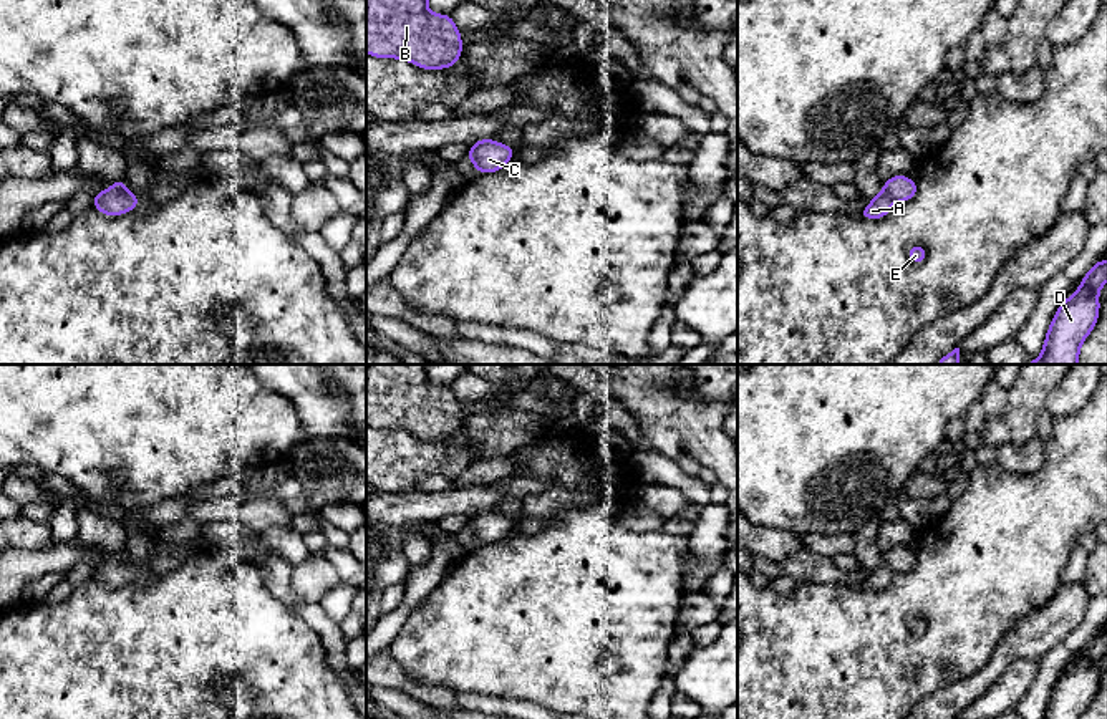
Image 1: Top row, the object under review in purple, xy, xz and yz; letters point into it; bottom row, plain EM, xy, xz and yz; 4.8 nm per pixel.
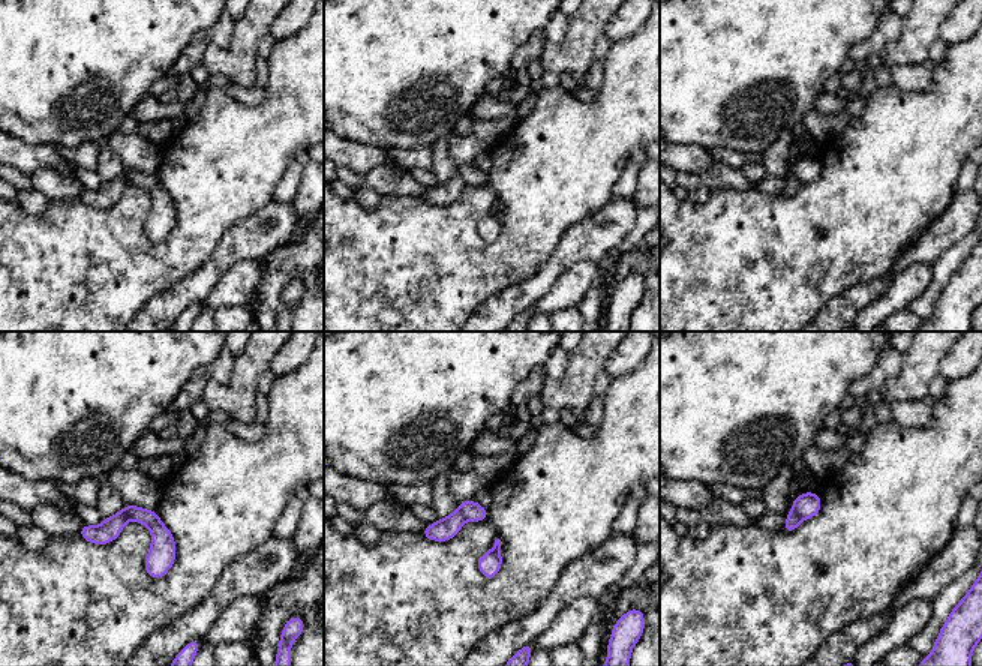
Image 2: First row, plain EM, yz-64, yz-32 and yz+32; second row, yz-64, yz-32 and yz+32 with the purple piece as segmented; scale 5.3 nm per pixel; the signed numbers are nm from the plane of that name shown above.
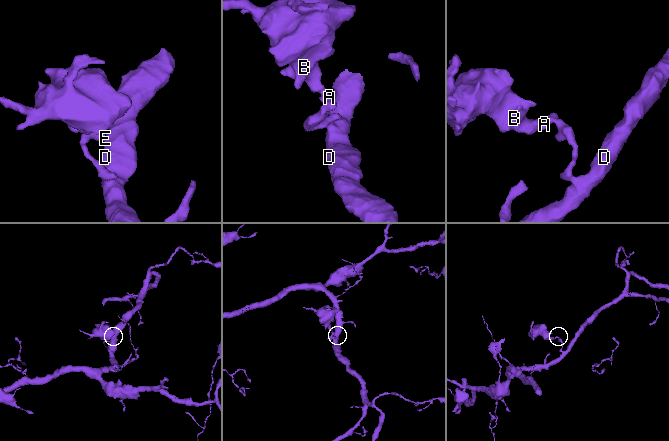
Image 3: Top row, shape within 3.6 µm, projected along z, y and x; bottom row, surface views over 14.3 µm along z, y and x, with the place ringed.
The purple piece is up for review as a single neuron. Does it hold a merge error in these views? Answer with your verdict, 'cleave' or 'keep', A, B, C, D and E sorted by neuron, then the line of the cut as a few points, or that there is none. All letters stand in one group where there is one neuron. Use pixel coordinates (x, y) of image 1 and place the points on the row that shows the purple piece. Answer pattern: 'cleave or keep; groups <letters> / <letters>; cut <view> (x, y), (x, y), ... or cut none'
cleave; groups A B / C D E; cut yz (884, 188), (894, 201)

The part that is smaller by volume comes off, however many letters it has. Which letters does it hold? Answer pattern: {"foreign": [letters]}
{"foreign": ["A", "B"]}

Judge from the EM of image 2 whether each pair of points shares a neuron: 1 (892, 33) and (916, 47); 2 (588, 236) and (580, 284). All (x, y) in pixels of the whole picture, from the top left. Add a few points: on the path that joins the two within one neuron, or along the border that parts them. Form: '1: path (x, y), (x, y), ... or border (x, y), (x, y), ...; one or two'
1: border (903, 18), (900, 35), (889, 41), (880, 53); two
2: border (597, 263), (576, 261), (555, 282); two

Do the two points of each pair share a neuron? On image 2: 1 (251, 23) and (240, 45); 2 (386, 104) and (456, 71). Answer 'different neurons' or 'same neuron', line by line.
1: same neuron
2: same neuron

